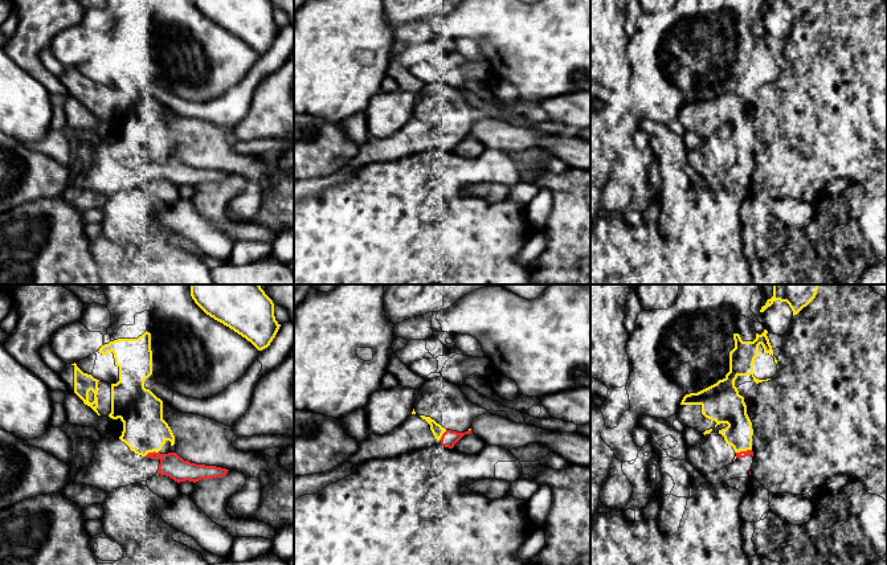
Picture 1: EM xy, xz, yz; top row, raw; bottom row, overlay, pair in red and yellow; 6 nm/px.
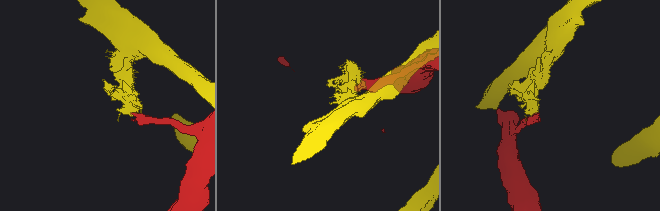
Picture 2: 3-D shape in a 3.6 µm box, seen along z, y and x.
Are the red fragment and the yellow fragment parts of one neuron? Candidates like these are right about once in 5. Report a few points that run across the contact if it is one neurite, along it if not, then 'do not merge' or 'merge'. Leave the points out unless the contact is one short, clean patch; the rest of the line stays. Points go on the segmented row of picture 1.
do not merge

